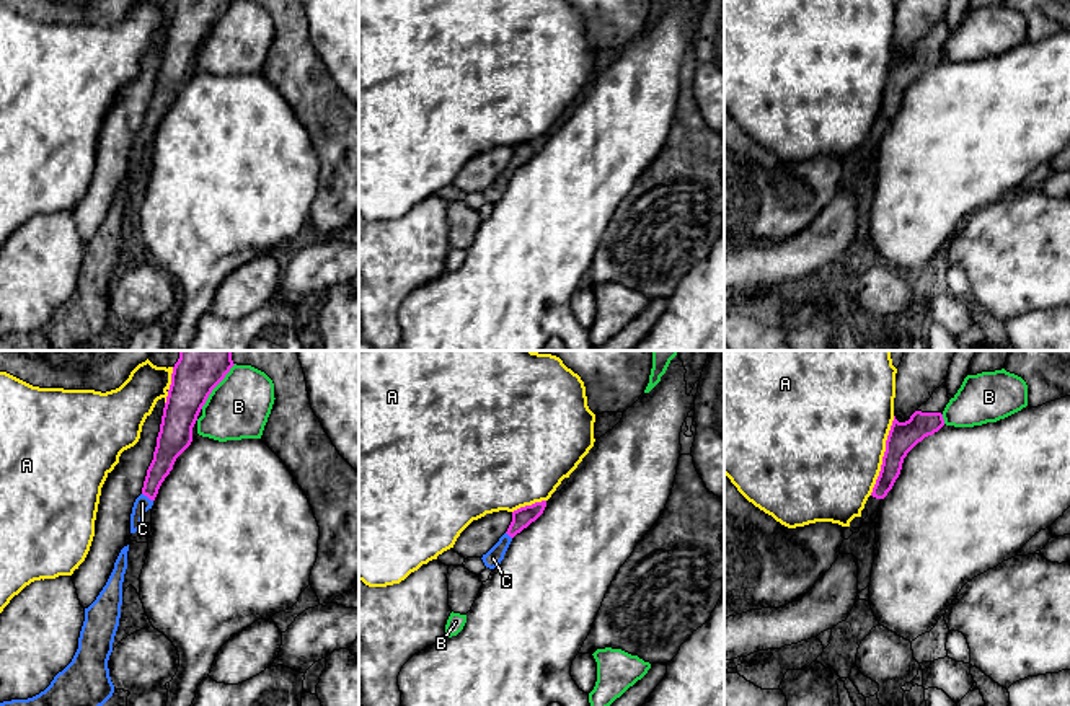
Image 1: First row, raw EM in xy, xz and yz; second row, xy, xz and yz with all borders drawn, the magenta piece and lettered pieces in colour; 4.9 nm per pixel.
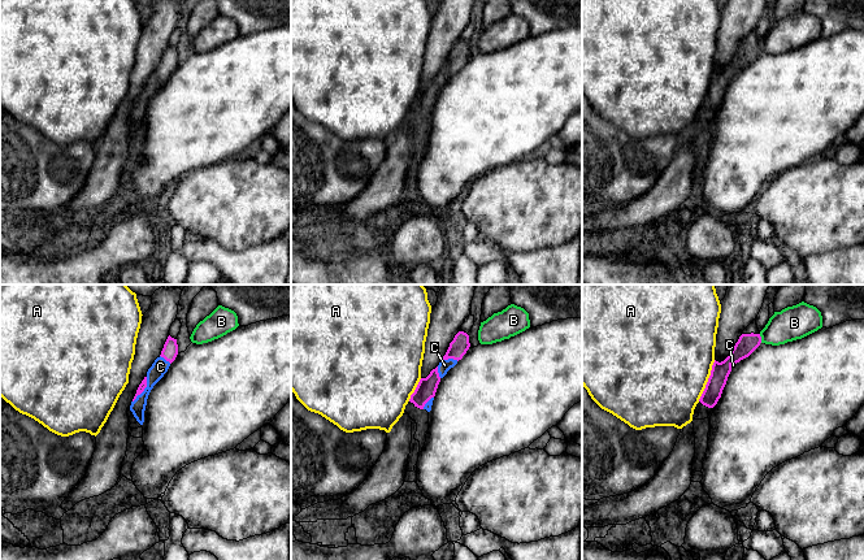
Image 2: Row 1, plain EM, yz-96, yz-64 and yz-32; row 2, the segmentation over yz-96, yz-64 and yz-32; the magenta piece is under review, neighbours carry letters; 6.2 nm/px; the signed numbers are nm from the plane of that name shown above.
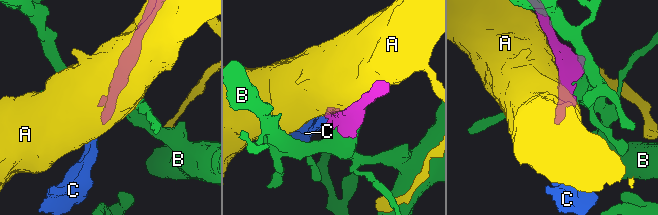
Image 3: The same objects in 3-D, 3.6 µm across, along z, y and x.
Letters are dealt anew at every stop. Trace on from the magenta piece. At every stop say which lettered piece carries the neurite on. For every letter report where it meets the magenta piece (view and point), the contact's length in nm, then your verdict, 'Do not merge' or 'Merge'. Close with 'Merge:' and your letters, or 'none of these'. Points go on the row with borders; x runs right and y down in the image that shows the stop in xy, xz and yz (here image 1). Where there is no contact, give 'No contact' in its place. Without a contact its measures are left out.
A: Touches magenta at yz (884, 455). Shared border 420 nm. Do not merge
B: Touches magenta at xy (216, 385). Shared border 280 nm. Do not merge
C: Touches magenta at xy (147, 496). Shared border 70 nm. Merge
Merge: C

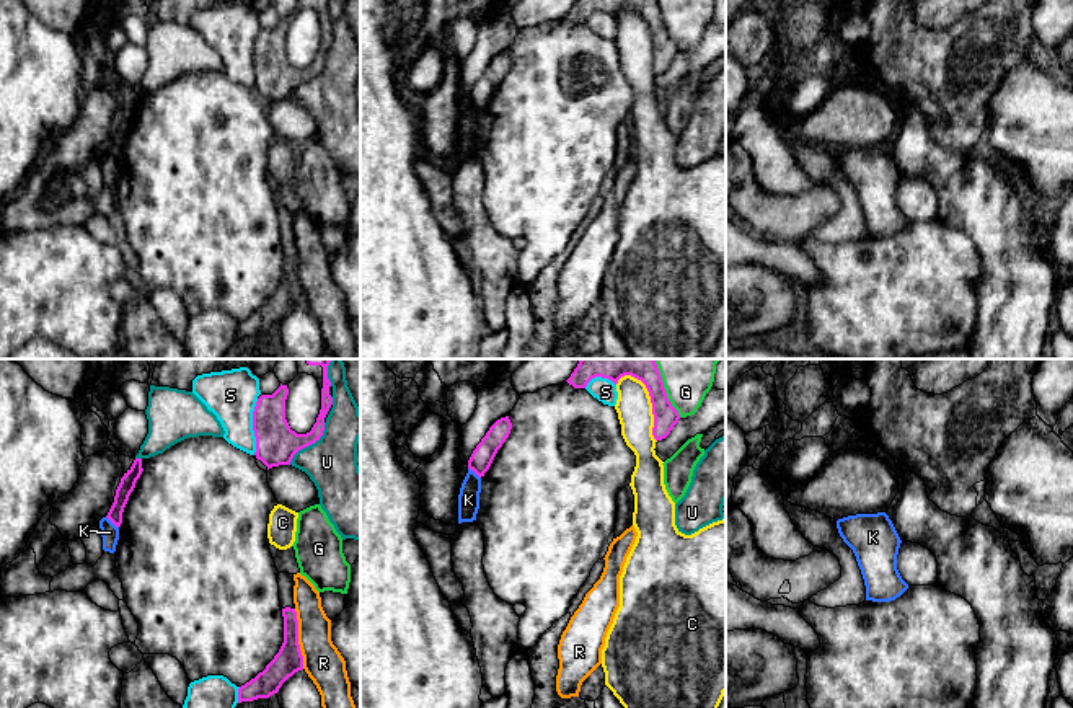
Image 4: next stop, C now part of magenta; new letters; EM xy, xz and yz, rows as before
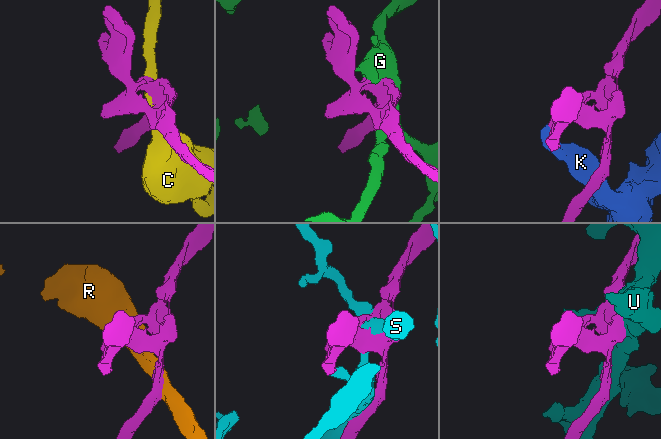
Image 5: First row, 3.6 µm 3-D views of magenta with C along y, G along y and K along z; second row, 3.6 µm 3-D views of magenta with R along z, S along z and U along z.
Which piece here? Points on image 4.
C: Touches magenta at xz (651, 402). Shared border 360 nm. Do not merge
G: Touches magenta at xz (664, 389). Shared border 320 nm. Do not merge
K: Touches magenta at xy (113, 522). Shared border 90 nm. Do not merge
R: Touches magenta at xy (297, 638). Shared border 300 nm. Do not merge
S: Touches magenta at xy (253, 426). Shared border 280 nm. Do not merge
U: Touches magenta at xy (309, 444). Shared border 280 nm. Do not merge
Merge: none of these

